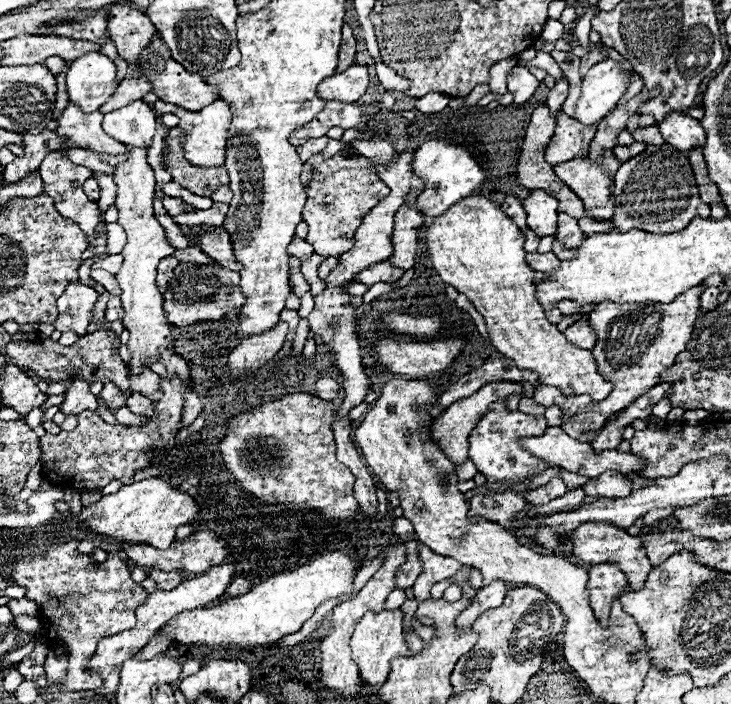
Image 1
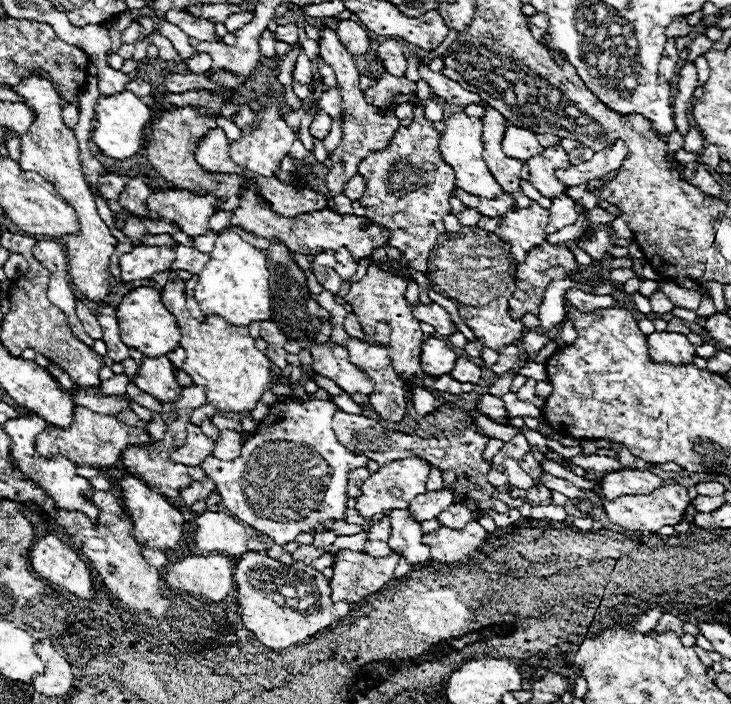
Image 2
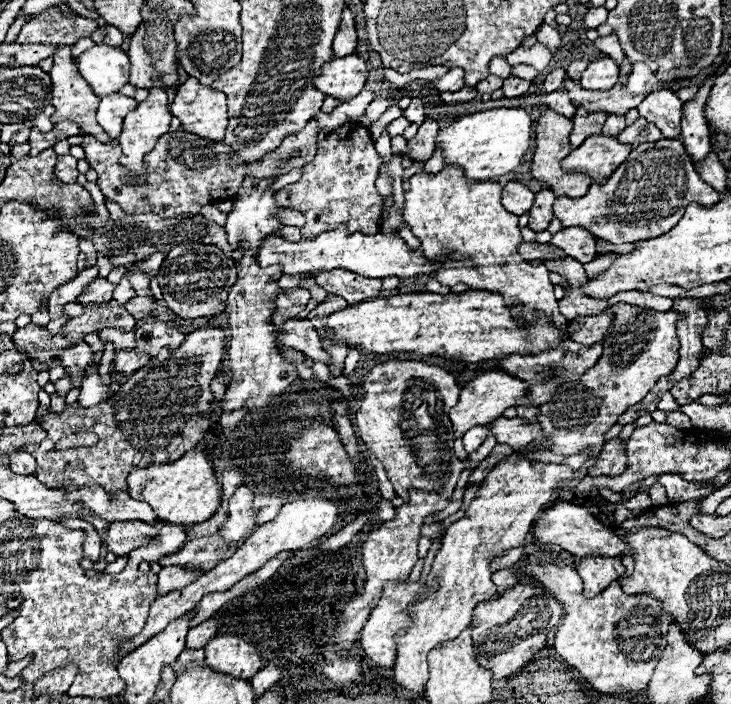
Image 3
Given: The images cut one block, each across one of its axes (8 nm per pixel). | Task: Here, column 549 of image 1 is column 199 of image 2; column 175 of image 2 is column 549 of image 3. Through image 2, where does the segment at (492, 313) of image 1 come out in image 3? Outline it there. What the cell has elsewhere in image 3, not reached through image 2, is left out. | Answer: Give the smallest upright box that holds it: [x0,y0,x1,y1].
[404,166,566,324]

